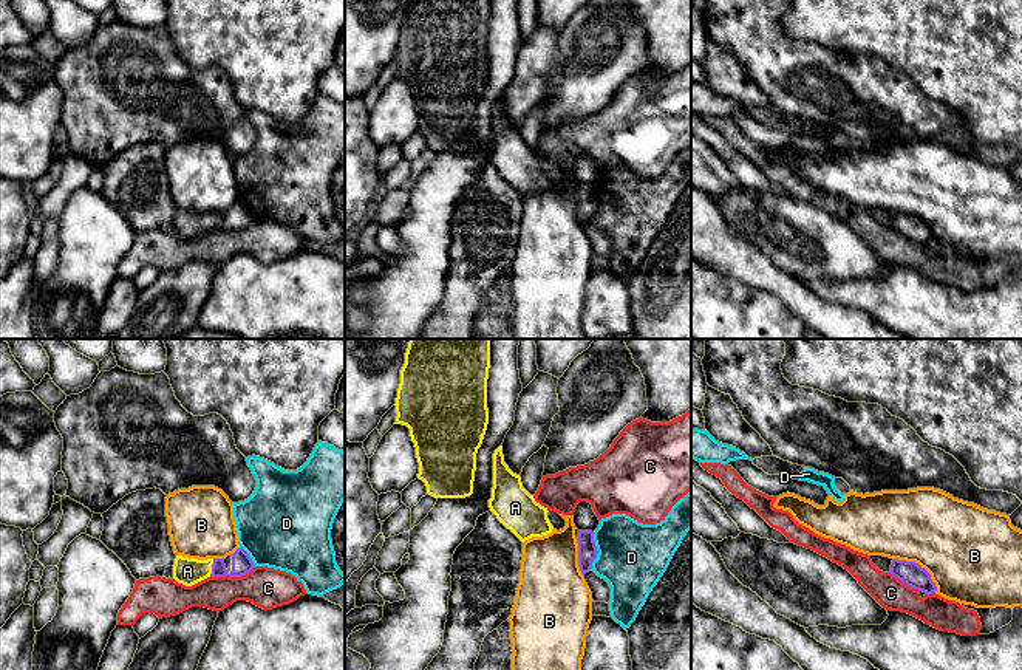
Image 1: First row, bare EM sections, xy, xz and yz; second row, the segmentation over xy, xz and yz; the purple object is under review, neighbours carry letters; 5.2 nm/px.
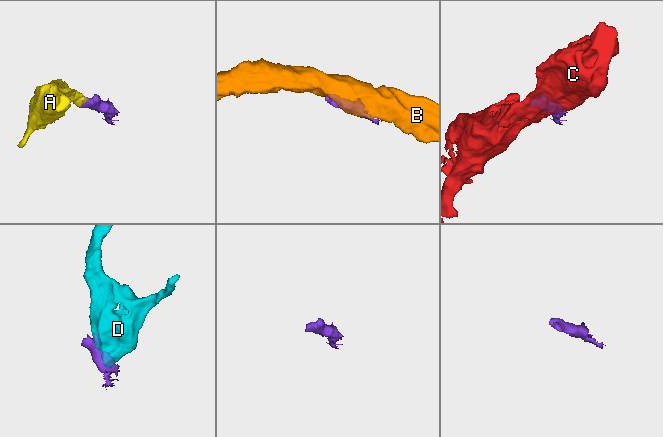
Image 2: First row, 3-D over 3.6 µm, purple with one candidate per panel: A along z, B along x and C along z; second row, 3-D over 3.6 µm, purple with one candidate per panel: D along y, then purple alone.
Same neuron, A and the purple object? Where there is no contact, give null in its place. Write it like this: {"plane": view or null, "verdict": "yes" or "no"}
{"plane": "xy", "verdict": "yes"}

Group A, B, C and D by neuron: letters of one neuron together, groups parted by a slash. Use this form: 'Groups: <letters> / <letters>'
Groups: A / B / C / D

